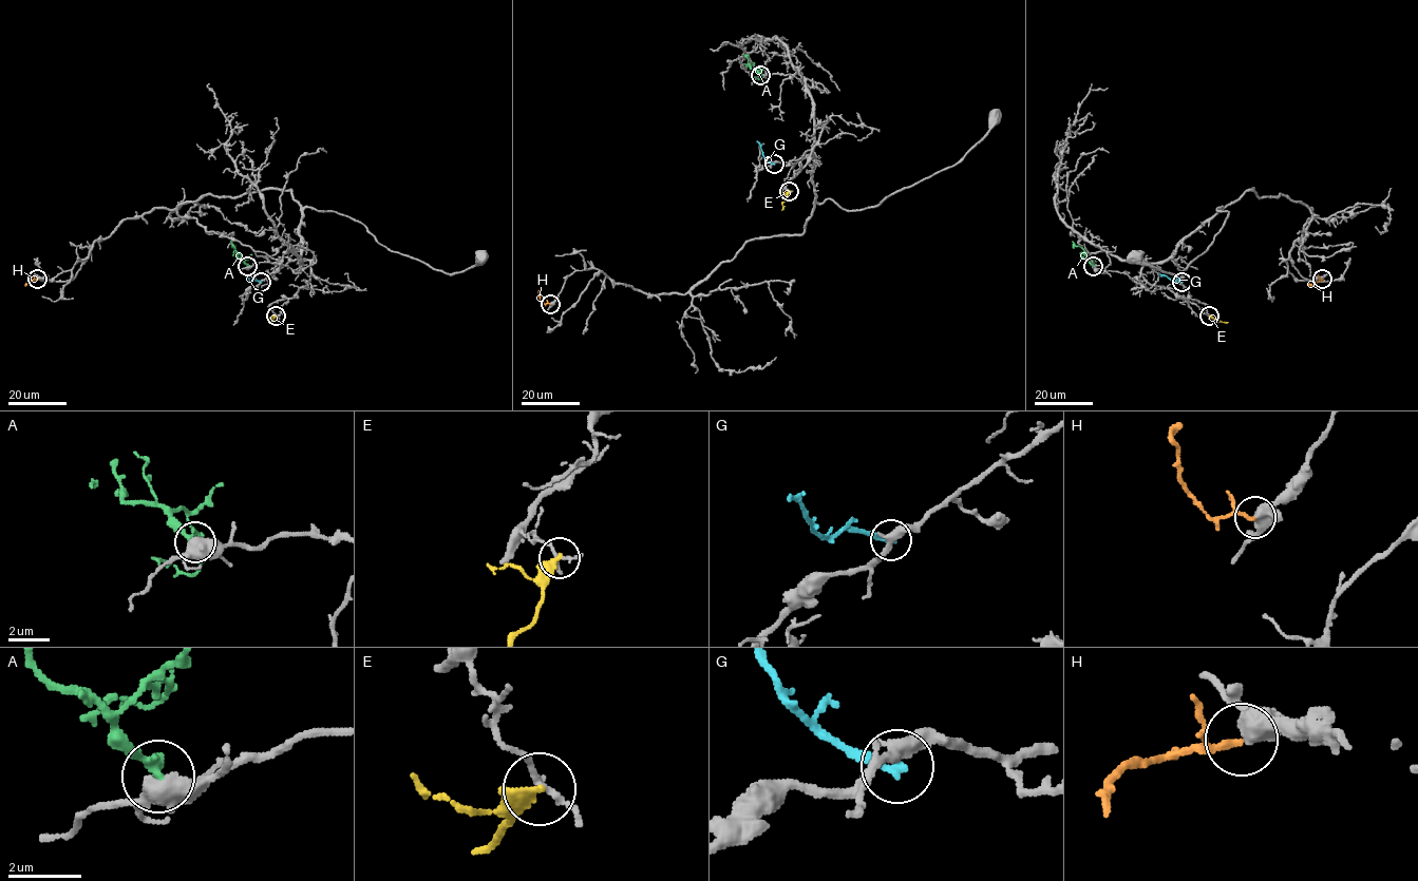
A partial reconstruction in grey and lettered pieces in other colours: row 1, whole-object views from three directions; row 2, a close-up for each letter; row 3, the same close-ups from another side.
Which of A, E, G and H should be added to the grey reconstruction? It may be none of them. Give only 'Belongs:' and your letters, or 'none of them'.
Belongs: none of them

